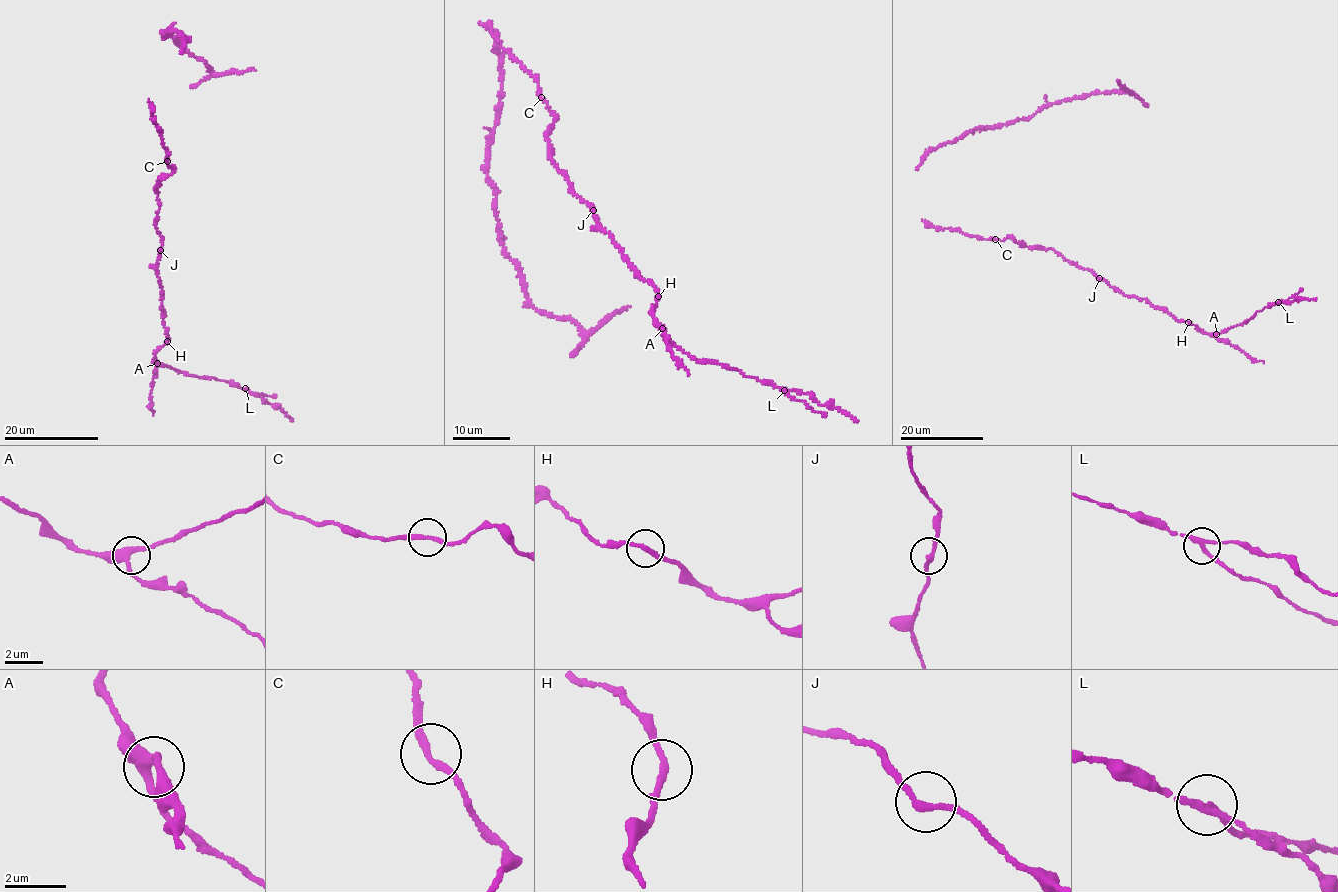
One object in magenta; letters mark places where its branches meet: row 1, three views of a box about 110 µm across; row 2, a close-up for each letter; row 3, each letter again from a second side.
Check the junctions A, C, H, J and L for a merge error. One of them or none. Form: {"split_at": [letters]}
{"split_at": ["L"]}

